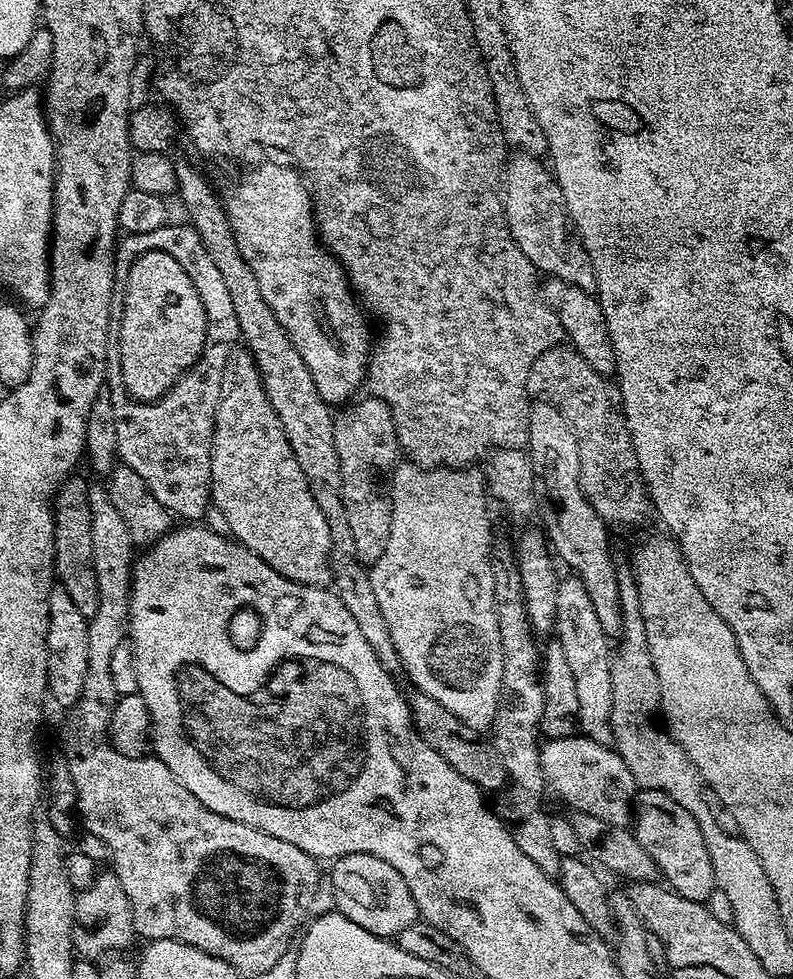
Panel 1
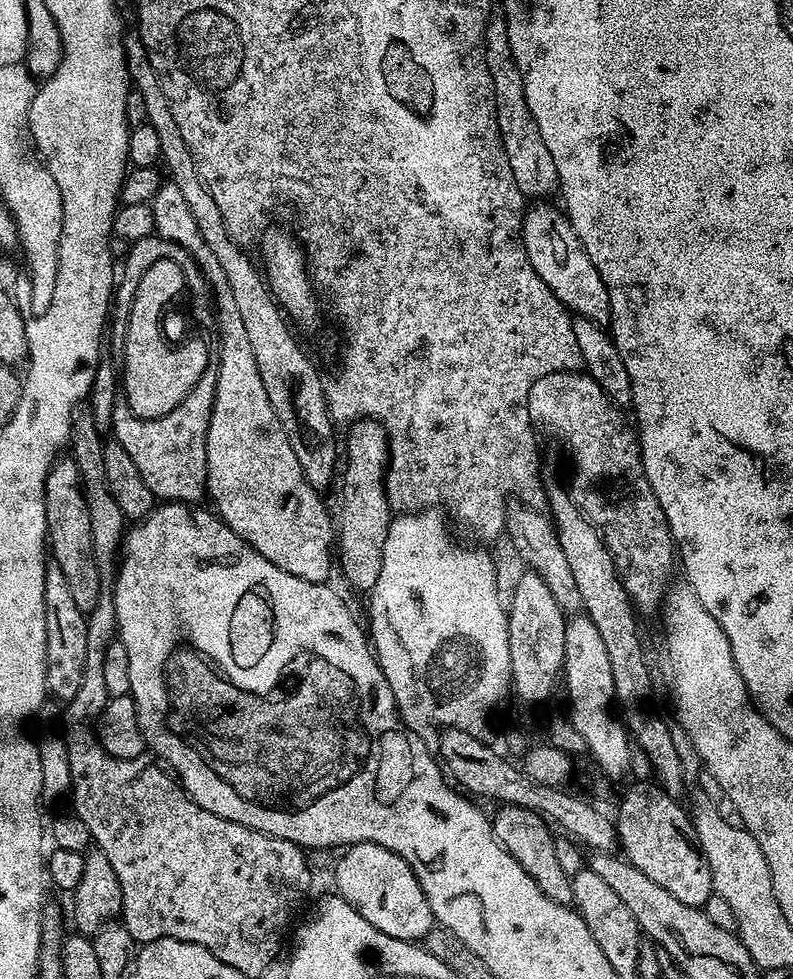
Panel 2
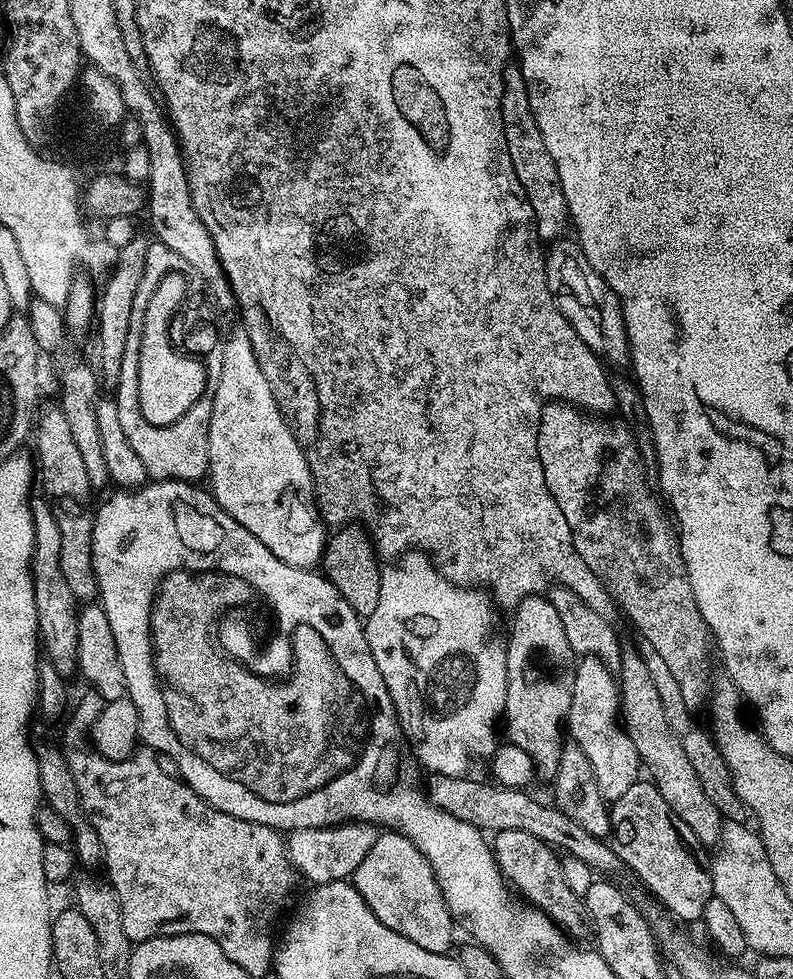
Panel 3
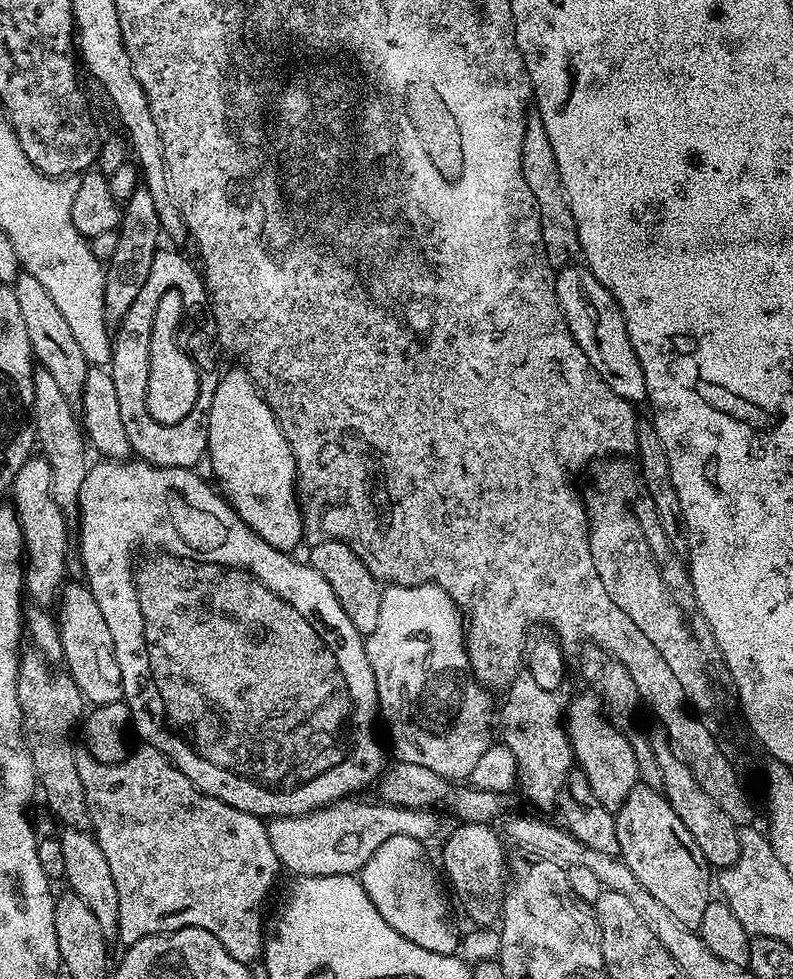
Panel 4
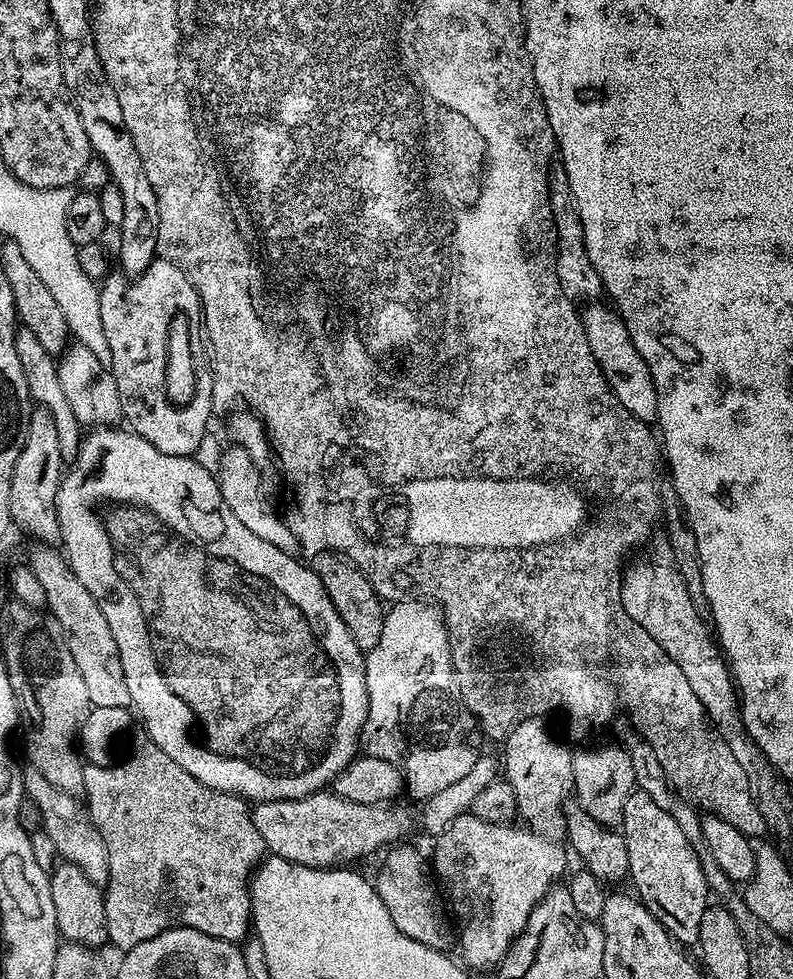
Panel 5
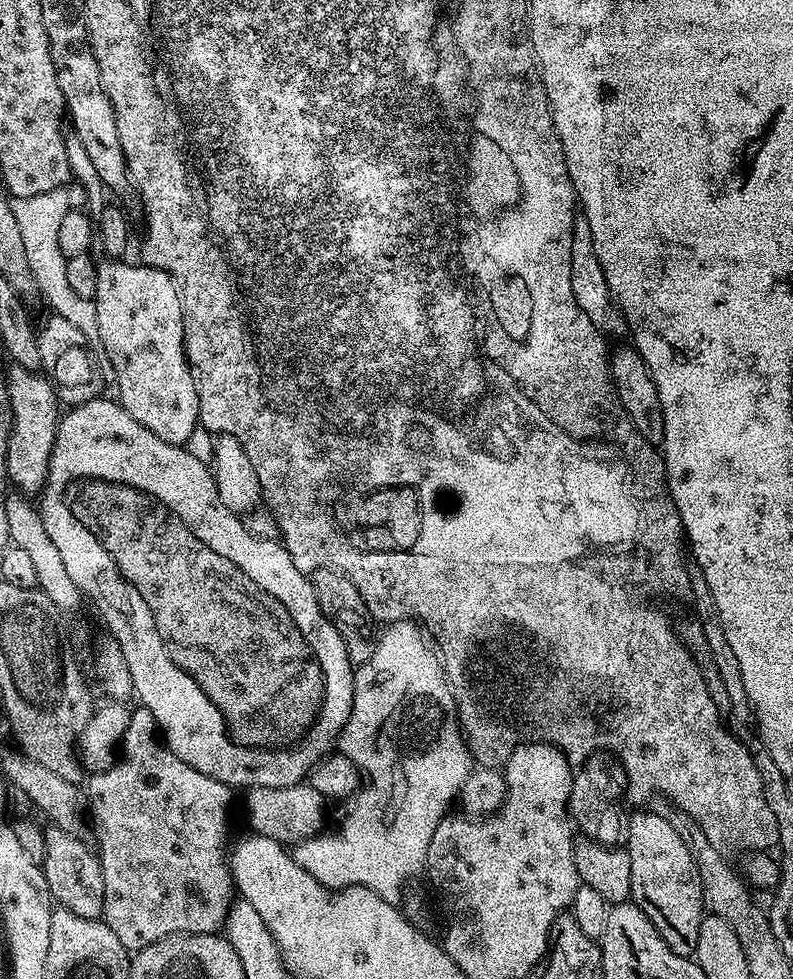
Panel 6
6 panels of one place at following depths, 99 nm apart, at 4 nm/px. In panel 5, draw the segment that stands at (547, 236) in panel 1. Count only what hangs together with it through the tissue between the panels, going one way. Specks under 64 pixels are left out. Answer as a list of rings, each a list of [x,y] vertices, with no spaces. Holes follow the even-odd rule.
[[[592,302],[583,309],[582,319],[586,330],[586,342],[590,342],[590,350],[618,402],[634,414],[646,425],[651,425],[656,419],[658,410],[658,394],[654,390],[654,382],[650,378],[650,370],[638,354],[638,346],[634,346],[634,338],[630,338],[630,330],[622,322],[620,313],[611,307],[603,308],[600,302]]]

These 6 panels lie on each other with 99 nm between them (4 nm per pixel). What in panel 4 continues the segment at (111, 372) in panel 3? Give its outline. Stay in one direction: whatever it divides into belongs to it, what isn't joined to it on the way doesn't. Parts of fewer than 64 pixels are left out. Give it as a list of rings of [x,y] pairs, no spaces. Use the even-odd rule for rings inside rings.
[[[136,187],[132,197],[123,205],[118,231],[120,237],[114,258],[107,260],[104,269],[104,319],[112,326],[123,321],[124,315],[141,293],[142,286],[146,284],[158,249],[156,239],[162,236],[158,212],[154,210],[154,198],[150,198],[148,188]]]

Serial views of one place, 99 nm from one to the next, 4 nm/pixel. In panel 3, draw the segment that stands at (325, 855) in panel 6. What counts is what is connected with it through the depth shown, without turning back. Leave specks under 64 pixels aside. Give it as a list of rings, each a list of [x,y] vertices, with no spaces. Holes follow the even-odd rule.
[[[408,550],[399,557],[397,568],[385,567],[380,574],[380,589],[378,590],[378,602],[374,606],[374,614],[366,617],[364,633],[370,646],[370,654],[374,654],[374,662],[378,666],[378,674],[382,674],[382,682],[386,682],[386,690],[392,699],[392,705],[396,708],[396,718],[400,722],[400,730],[406,741],[407,747],[412,747],[412,752],[416,755],[415,763],[421,769],[429,768],[427,771],[432,774],[446,774],[447,776],[462,776],[469,770],[472,764],[472,755],[480,752],[484,747],[488,750],[495,749],[498,739],[492,733],[492,727],[497,727],[498,721],[504,714],[504,703],[506,702],[506,651],[500,648],[494,641],[488,640],[488,631],[492,628],[492,608],[493,601],[489,593],[484,590],[477,590],[472,586],[461,586],[455,584],[453,580],[447,580],[434,567],[431,559],[423,551]]]

